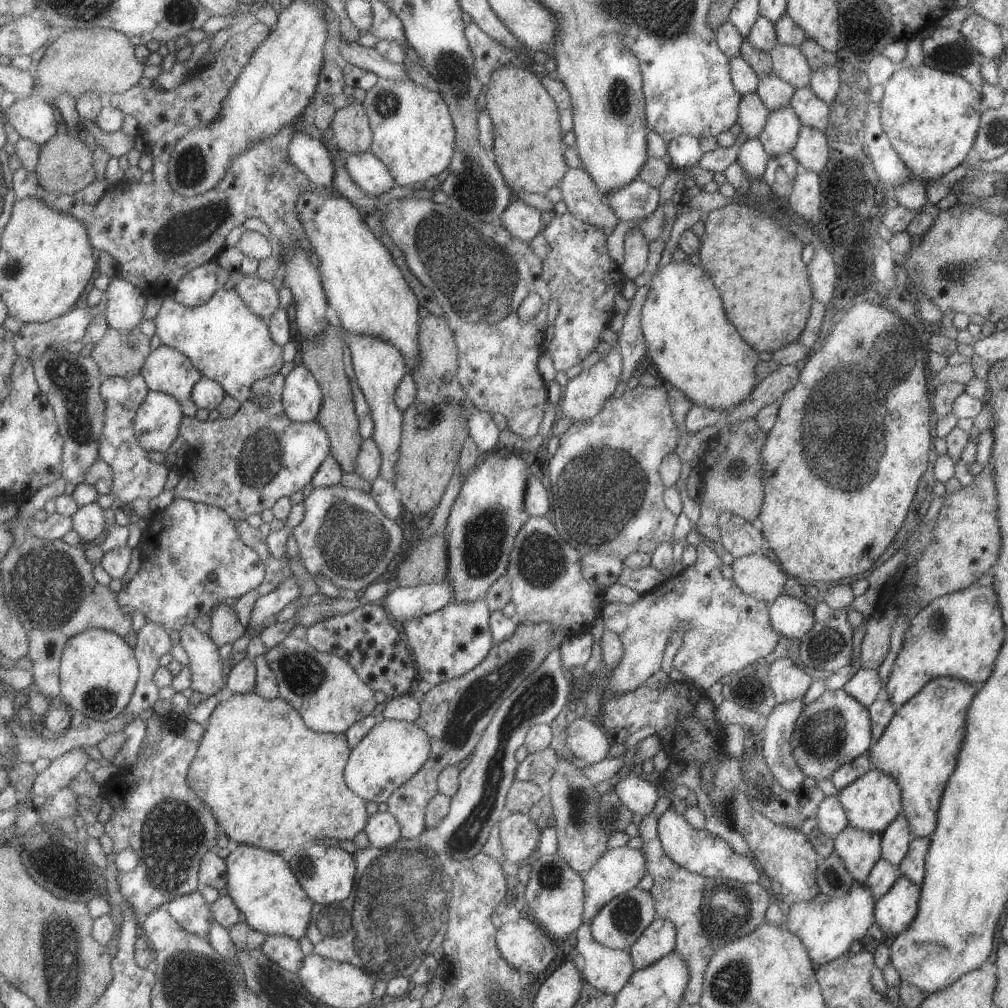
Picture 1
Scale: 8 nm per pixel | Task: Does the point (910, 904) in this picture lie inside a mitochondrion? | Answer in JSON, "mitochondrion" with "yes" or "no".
{"mitochondrion":"no"}

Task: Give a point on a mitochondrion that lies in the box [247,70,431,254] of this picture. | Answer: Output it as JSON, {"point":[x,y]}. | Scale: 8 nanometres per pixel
{"point":[387,104]}

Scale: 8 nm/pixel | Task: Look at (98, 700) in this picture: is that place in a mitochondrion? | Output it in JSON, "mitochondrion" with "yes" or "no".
{"mitochondrion":"yes"}

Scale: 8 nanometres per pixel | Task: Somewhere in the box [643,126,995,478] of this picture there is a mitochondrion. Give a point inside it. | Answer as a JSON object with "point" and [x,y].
{"point":[960,271]}

